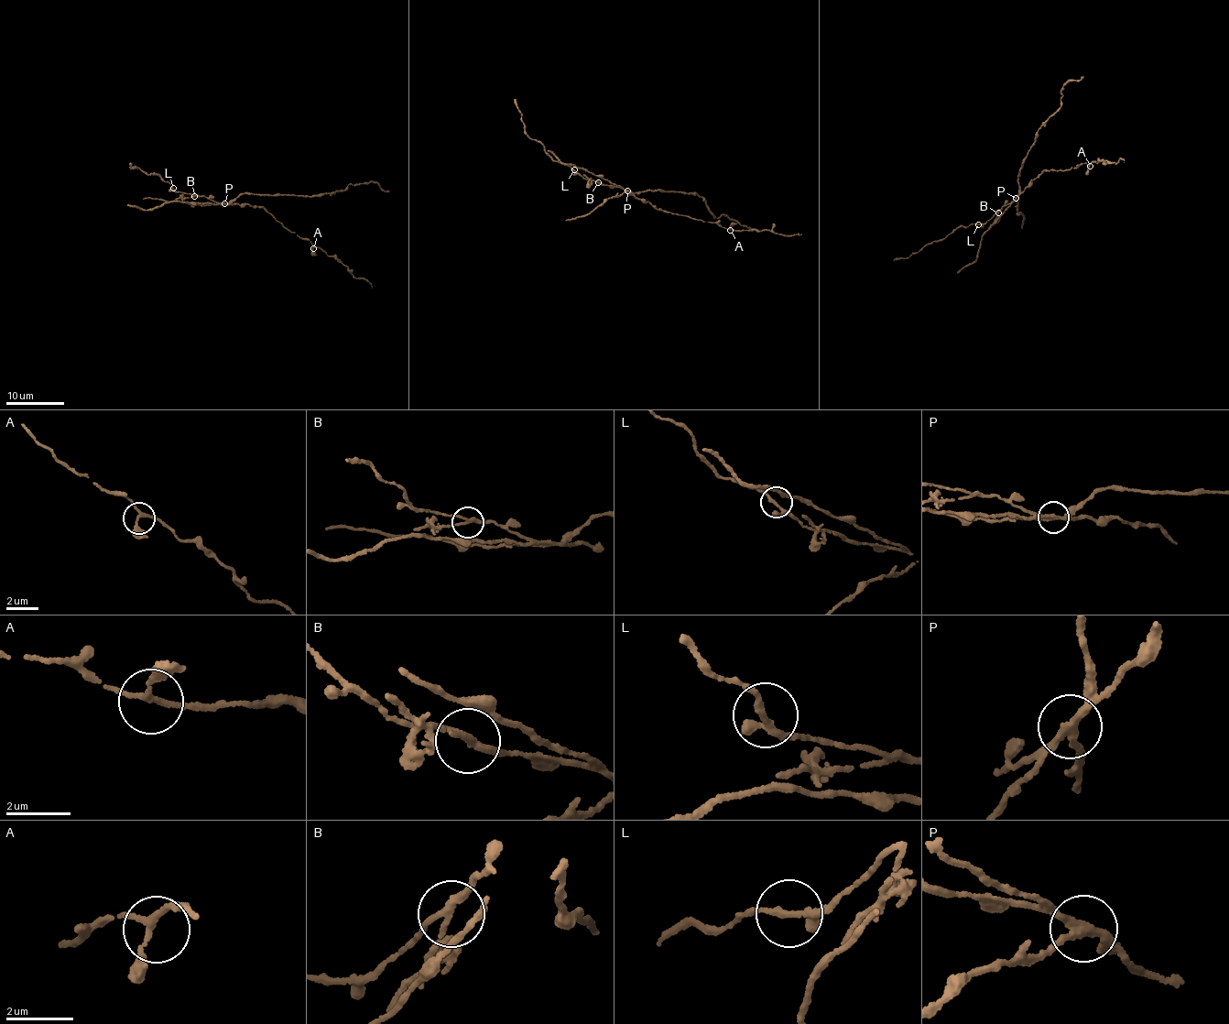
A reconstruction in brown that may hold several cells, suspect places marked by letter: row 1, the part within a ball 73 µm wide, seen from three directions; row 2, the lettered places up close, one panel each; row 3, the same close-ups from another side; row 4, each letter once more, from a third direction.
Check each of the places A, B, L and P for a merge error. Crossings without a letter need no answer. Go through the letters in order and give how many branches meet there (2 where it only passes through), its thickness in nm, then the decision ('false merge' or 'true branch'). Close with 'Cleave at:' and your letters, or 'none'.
A: 3 | 150 nm | true branch
B: 3 | 180 nm | false merge
L: 3 | 160 nm | true branch
P: 3 | 240 nm | false merge
Cleave at: B, P

